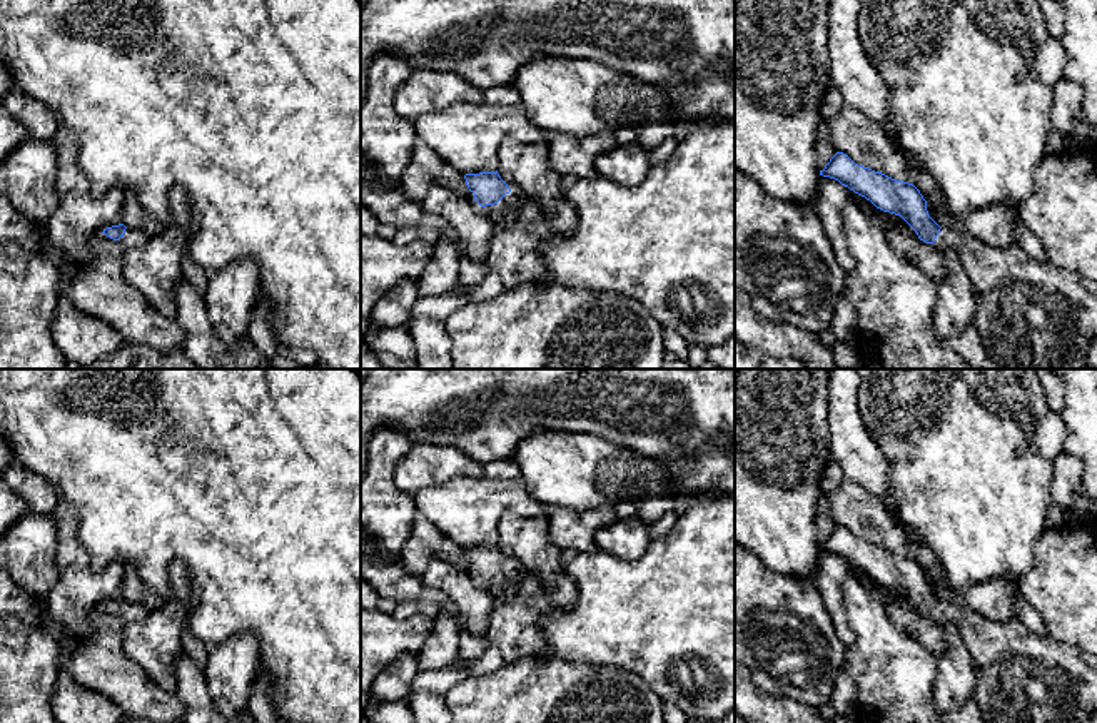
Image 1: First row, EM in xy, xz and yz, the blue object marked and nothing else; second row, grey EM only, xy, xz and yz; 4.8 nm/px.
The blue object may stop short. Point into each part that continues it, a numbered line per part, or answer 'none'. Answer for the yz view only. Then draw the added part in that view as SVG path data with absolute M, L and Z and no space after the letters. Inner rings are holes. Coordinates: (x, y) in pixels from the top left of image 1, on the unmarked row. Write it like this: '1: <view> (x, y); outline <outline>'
1: yz (1022, 677); outline M942 601L933 619L950 623L977 668L973 701L985 723L1089 723L1097 713L1097 658L1030 631L1020 619L993 621L970 608Z

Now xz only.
1: xz (503, 586); outline M516 566L506 568L498 578L483 581L484 586L496 596L496 601L511 598L519 584Z

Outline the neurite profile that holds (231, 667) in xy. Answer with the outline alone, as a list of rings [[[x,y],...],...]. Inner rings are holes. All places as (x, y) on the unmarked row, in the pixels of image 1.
[[[237,635],[210,648],[204,675],[210,696],[225,718],[234,720],[247,710],[259,660],[254,635]]]

